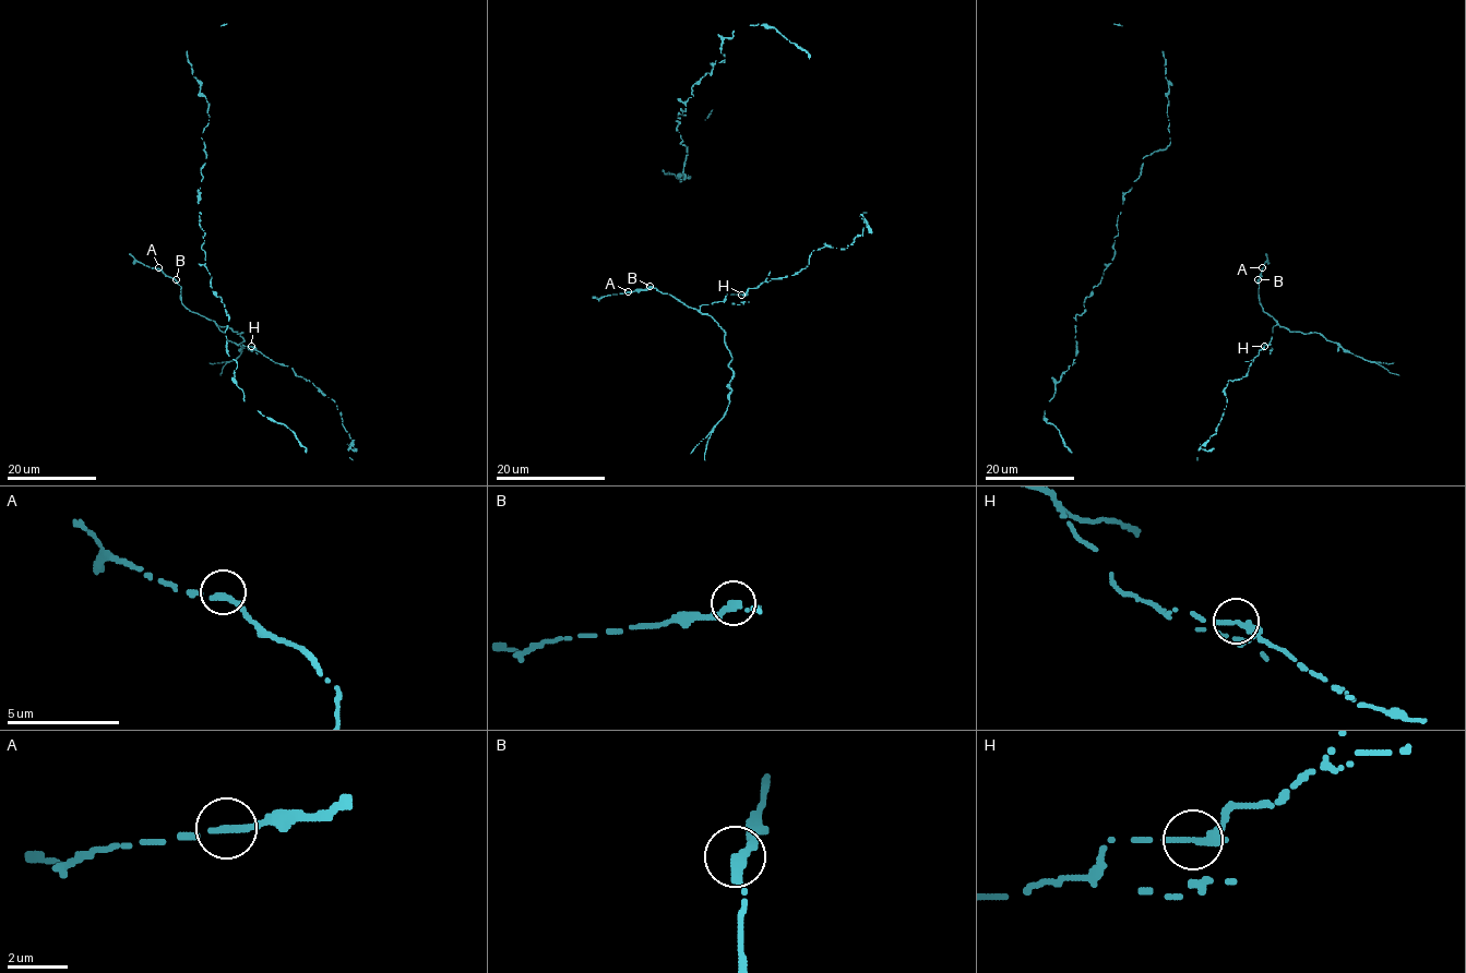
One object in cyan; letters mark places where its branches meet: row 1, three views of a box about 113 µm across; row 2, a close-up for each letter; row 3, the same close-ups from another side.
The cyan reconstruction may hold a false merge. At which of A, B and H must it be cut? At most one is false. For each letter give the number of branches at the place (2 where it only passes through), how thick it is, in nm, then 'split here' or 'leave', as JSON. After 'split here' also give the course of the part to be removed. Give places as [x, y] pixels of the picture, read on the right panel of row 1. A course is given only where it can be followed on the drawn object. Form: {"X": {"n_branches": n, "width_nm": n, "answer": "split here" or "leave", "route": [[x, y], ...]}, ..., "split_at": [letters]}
{"A": {"n_branches": 2, "width_nm": 240, "answer": "leave"}, "B": {"n_branches": 2, "width_nm": 280, "answer": "leave"}, "H": {"n_branches": 2, "width_nm": 240, "answer": "leave"}, "split_at": []}

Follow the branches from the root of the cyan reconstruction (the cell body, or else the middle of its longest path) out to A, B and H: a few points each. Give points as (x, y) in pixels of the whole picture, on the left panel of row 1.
A: (228, 339), (214, 321), (182, 304), (180, 286), (158, 267)
B: (228, 339), (214, 321), (182, 304), (176, 279)
H: (228, 339), (250, 346)

